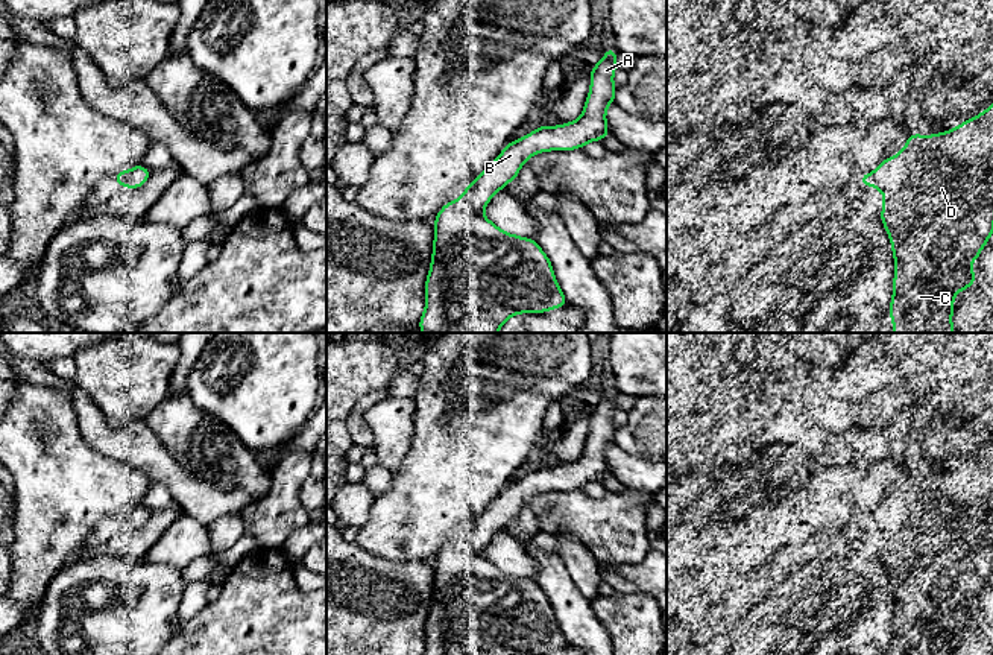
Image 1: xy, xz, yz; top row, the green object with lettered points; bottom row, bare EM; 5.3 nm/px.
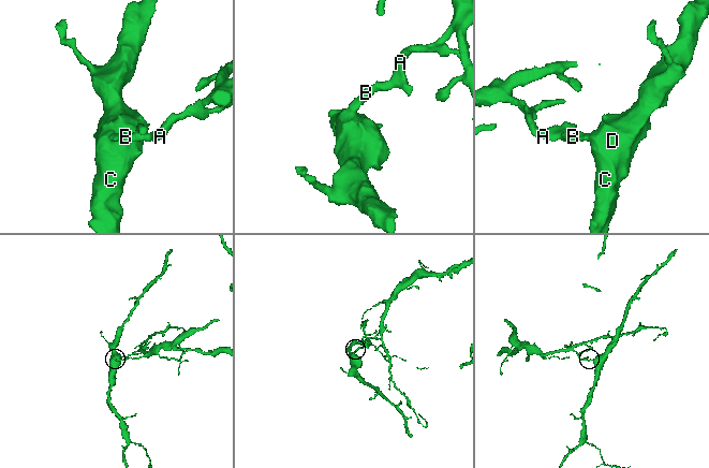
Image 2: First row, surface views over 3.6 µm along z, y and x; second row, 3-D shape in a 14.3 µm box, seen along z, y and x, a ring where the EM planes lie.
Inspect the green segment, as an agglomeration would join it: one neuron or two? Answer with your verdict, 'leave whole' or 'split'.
split

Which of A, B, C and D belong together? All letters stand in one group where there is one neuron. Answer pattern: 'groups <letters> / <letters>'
groups A B / C D

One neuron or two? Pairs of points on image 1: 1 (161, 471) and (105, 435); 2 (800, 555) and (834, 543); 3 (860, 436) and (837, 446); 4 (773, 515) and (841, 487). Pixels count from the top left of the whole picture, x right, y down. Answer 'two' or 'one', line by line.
1: one
2: one
3: two
4: one

